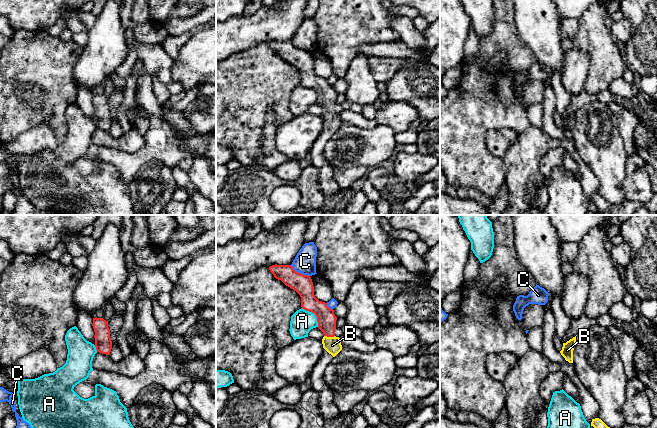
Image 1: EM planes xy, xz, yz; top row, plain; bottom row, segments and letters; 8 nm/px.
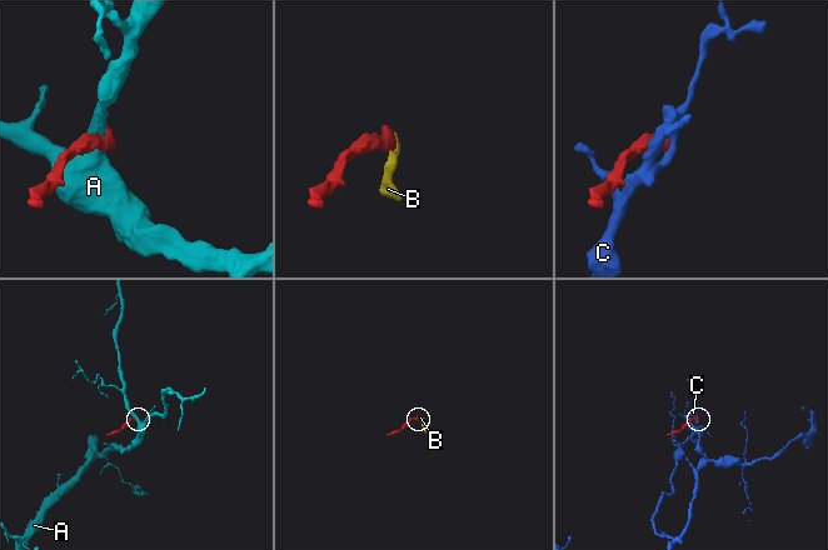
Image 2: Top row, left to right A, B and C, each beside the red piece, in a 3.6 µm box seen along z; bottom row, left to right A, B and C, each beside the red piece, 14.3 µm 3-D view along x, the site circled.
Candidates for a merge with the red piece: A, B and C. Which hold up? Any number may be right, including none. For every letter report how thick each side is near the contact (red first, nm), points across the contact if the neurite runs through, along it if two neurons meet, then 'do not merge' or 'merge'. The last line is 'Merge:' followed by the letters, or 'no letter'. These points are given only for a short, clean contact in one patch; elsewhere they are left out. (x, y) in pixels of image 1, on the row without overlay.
A: calibres 160 and 190 nm; border xz (301, 84), (311, 87), (315, 91), (318, 102); do not merge
B: calibres 150 and 140 nm; way xz (326, 95), (329, 112), (332, 121); merge
C: calibres 160 and 180 nm; do not merge
Merge: B

